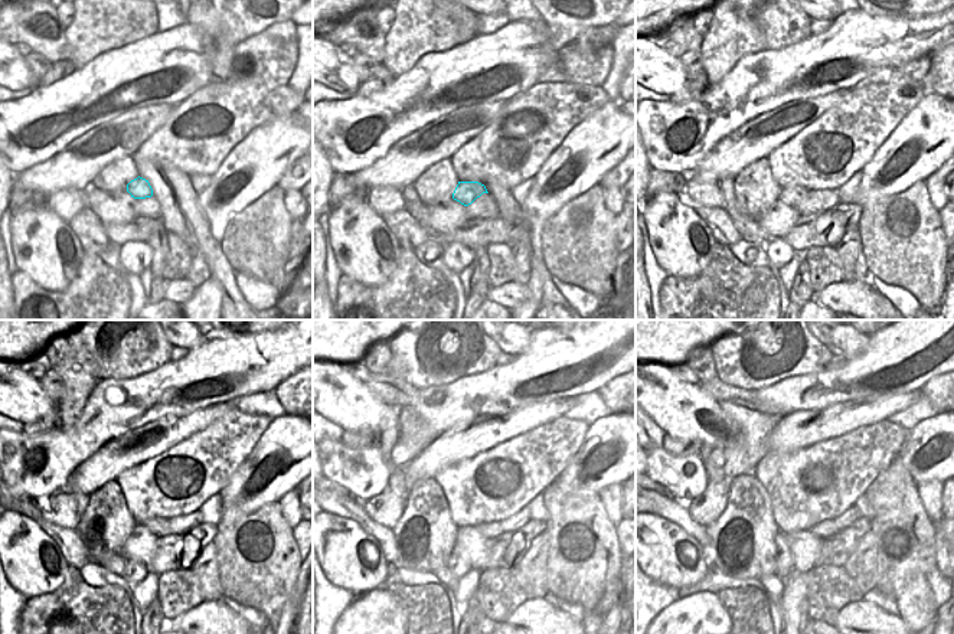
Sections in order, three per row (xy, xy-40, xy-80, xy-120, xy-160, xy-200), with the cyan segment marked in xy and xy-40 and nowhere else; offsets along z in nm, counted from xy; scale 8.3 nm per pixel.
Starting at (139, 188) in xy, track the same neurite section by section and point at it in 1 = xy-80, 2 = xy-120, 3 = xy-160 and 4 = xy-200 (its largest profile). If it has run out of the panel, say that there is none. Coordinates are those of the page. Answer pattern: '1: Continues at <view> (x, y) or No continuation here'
1: Continues at xy-80 (804, 201)
2: Continues at xy-120 (160, 526)
3: Continues at xy-160 (492, 529)
4: Continues at xy-200 (820, 529)

